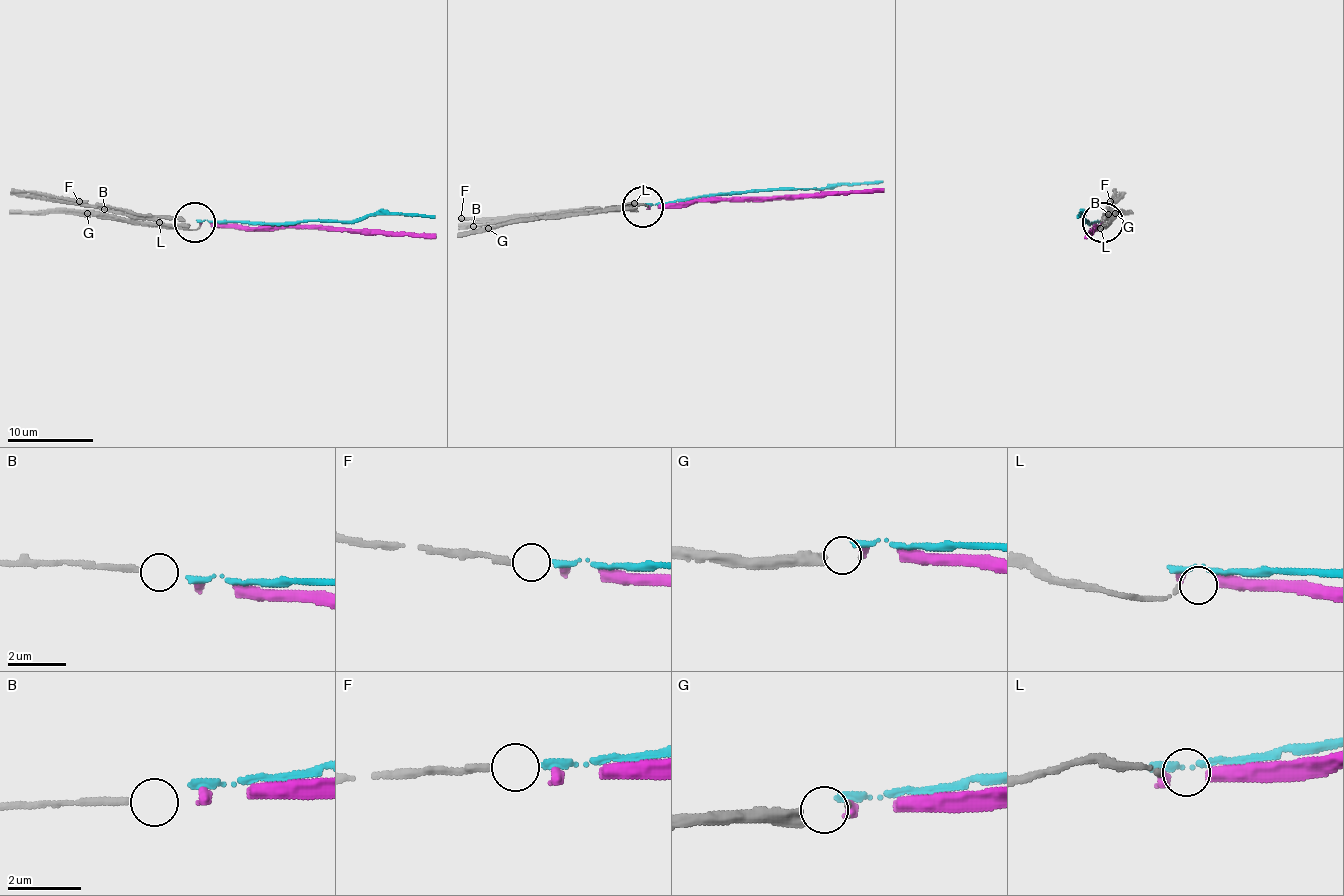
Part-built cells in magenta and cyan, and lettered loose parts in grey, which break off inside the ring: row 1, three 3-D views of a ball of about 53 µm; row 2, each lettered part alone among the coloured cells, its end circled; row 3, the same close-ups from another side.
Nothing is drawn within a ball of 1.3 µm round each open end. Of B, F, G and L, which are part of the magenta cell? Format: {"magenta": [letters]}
{"magenta": ["G"]}

